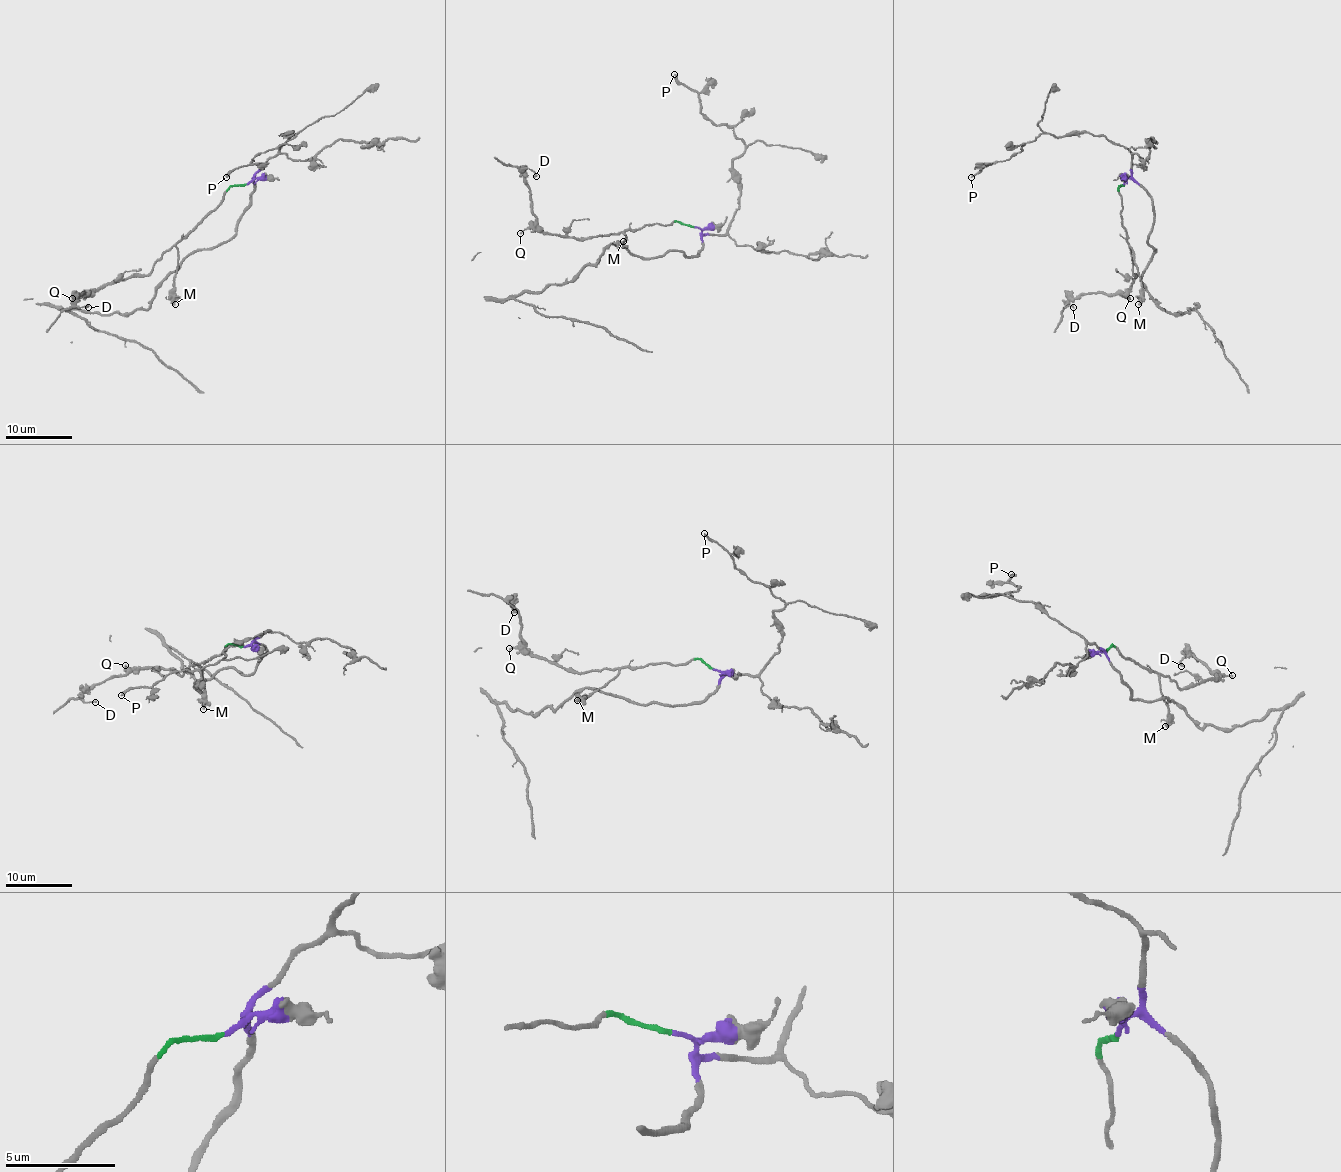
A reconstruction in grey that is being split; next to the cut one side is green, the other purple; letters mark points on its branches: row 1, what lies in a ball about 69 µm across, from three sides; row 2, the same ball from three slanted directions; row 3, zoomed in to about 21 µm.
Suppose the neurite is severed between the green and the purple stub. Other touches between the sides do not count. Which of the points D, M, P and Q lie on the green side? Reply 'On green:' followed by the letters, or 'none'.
On green: D, M, Q

